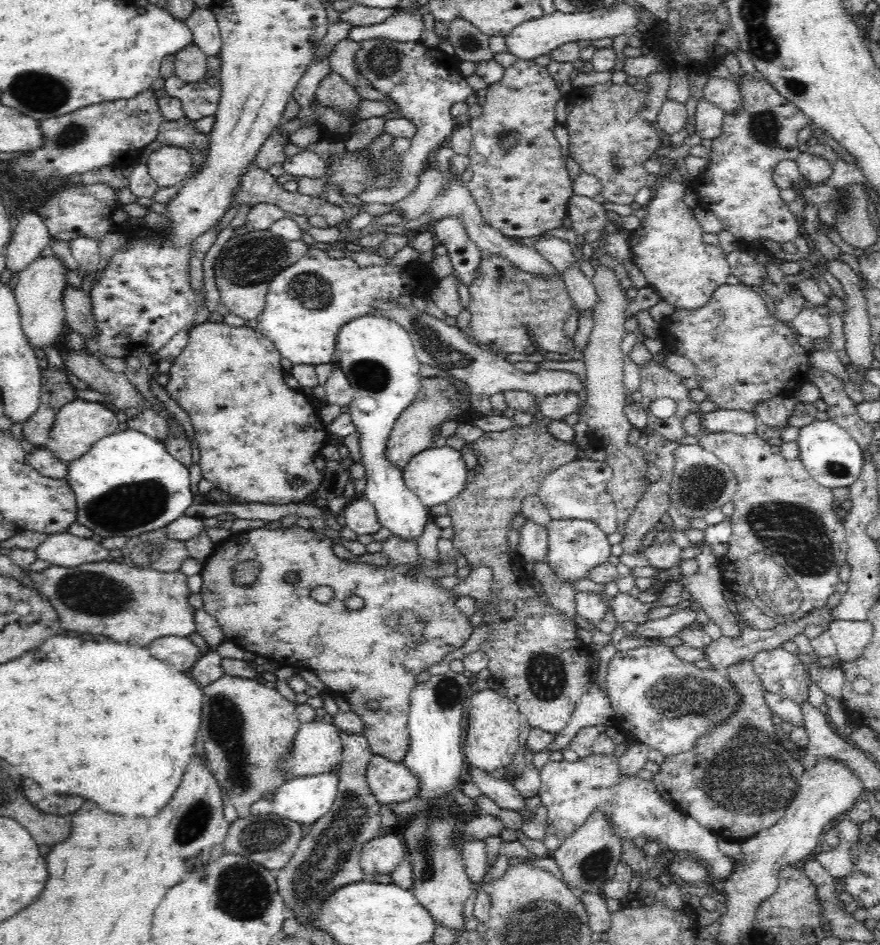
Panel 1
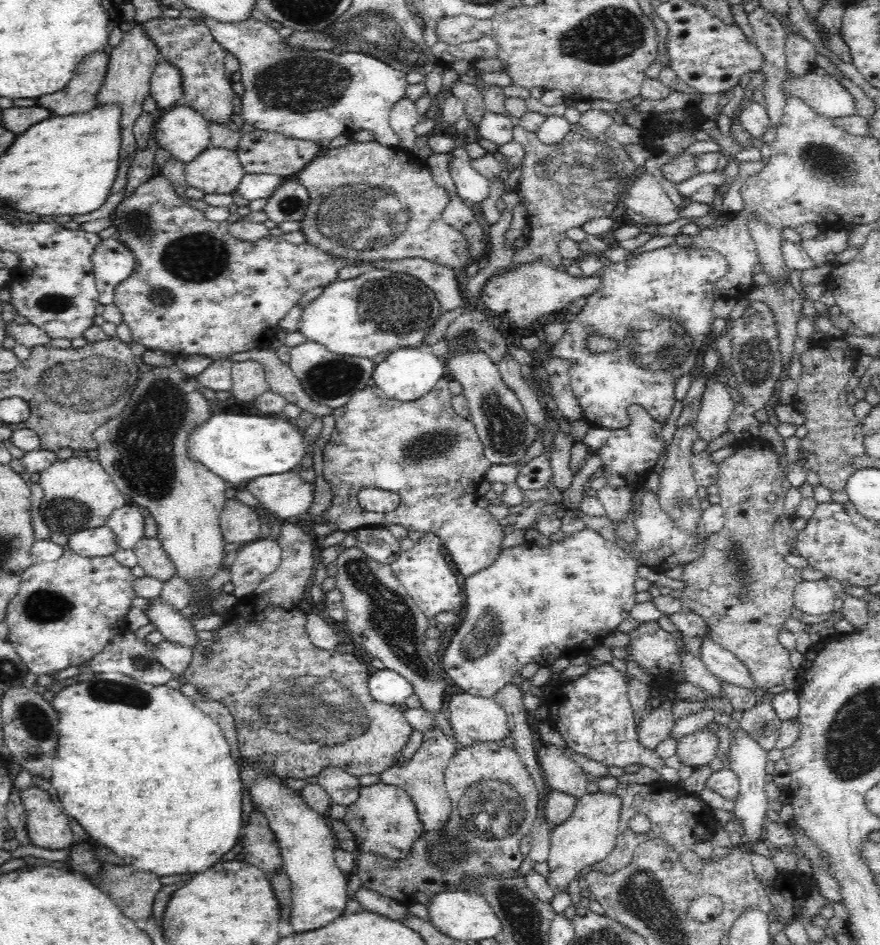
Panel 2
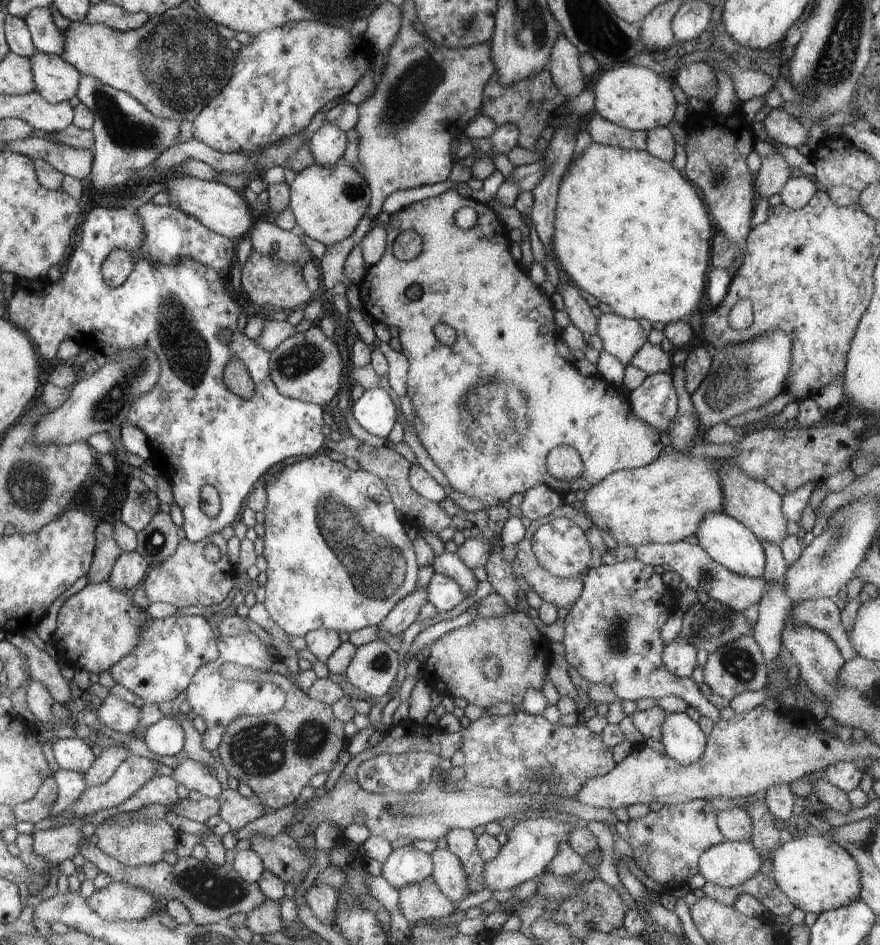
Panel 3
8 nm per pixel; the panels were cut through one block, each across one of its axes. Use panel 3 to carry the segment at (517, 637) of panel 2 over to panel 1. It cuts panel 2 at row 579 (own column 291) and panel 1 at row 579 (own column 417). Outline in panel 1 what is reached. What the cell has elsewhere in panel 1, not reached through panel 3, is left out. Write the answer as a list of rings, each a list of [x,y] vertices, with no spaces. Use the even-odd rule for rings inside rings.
[[[554,520],[548,524],[548,554],[546,562],[550,560],[550,566],[562,574],[566,580],[570,578],[586,578],[586,572],[590,572],[596,566],[602,566],[608,556],[612,544],[606,540],[606,532],[602,532],[596,524],[588,520]]]

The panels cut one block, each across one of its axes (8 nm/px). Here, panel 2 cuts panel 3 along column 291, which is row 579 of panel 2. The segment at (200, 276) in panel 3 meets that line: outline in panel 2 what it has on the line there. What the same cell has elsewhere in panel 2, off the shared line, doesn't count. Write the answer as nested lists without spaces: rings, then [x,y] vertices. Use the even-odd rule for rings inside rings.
[[[424,532],[422,542],[416,544],[410,552],[402,552],[400,558],[392,564],[394,574],[398,580],[406,586],[410,598],[420,606],[420,610],[426,614],[426,618],[434,618],[442,610],[454,610],[454,614],[462,606],[462,582],[458,582],[458,576],[448,568],[440,554],[440,538],[432,532]]]

